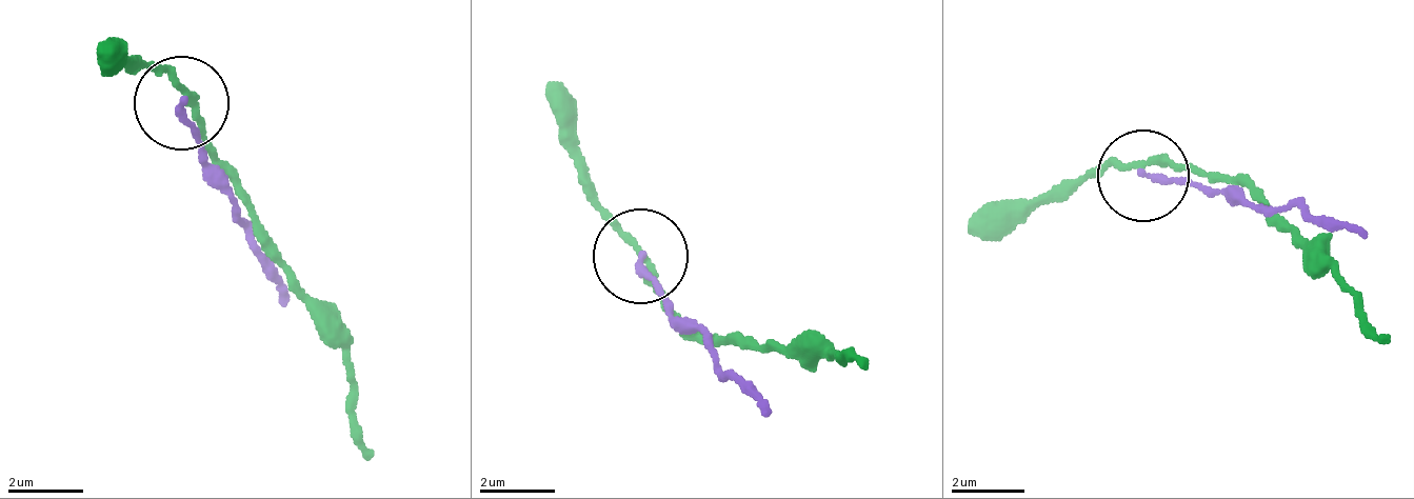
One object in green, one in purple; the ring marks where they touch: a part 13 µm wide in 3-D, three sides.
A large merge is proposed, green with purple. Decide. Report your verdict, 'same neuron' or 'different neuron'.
different neuron

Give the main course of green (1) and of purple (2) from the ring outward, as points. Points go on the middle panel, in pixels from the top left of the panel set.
1: (642, 261), (652, 296), (702, 338), (836, 360), (839, 350), (870, 356)
2: (642, 257), (663, 310), (774, 412)

